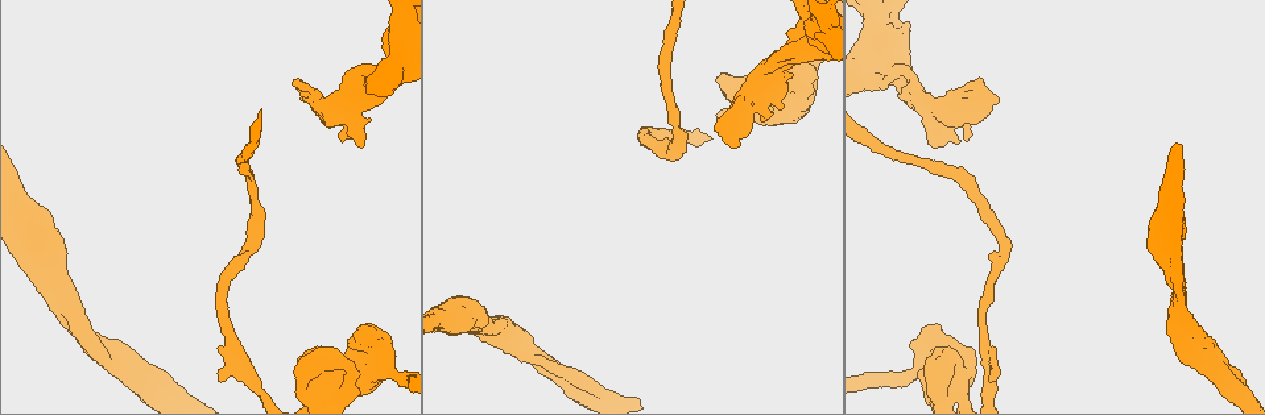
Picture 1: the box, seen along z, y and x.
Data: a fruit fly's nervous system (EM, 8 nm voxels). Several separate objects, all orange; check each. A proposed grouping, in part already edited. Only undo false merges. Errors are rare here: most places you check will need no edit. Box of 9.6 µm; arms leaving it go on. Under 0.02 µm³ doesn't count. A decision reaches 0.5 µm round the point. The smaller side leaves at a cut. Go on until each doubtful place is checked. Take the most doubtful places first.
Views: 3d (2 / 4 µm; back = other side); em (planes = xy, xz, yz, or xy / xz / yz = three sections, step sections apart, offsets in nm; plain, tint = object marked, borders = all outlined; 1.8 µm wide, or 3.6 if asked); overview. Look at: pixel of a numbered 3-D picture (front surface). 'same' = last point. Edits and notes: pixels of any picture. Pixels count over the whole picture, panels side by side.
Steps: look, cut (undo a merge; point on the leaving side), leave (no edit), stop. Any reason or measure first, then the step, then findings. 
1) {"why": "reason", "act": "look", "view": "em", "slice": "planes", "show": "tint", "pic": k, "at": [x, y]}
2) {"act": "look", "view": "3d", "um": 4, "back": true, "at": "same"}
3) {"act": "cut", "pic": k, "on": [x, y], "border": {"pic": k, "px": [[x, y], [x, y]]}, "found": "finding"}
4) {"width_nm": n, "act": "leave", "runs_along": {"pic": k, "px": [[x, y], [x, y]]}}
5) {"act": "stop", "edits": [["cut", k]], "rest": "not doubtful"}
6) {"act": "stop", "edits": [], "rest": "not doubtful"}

{"why": "calibre changes", "act": "look", "view": "3d", "um": 4, "pic": 1, "at": [892, 68]}

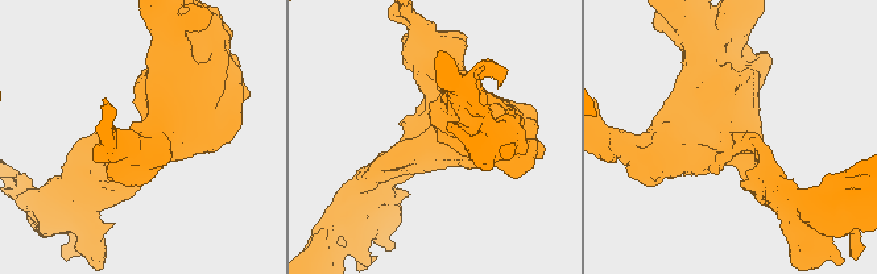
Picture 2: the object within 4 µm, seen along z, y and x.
{"act": "look", "view": "em", "um": 3.6, "slice": "planes", "show": "tint", "at": "same"}

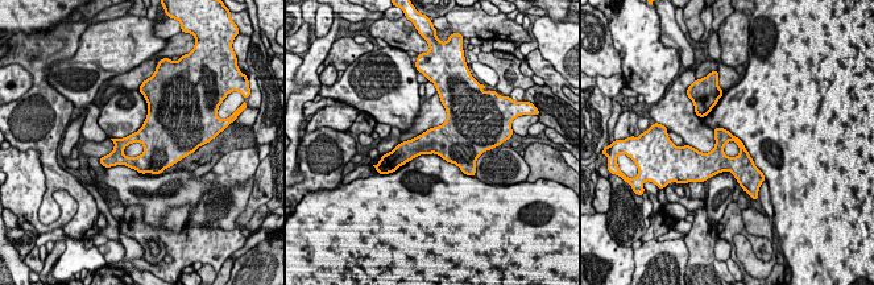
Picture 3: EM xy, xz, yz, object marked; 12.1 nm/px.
{"act": "leave", "runs_along": {"pic": 3, "px": [[692, 152], [705, 162], [752, 169]]}, "found": "continuous, no second neuron"}

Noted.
{"why": "abrupt turn", "act": "look", "view": "em", "um": 3.6, "slice": "planes", "show": "tint", "pic": 1, "at": [962, 102]}

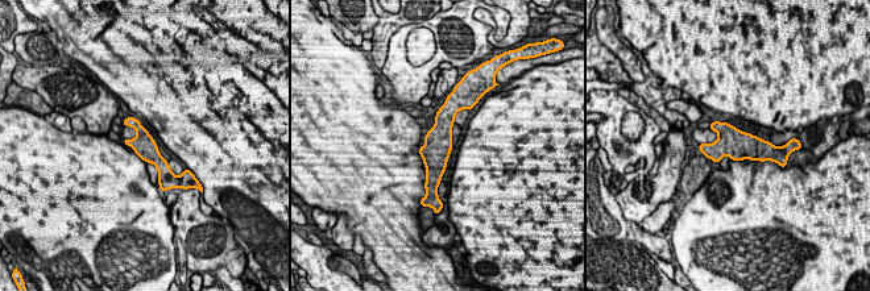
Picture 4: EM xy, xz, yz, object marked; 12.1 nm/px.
{"act": "leave", "runs_along": {"pic": 4, "px": [[446, 108], [430, 182]]}, "found": "all the same neuron"}

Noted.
{"why": "sudden change in width", "act": "look", "view": "em", "um": 3.6, "slice": "xz", "step": 8, "show": "tint", "pic": 1, "at": [345, 386]}

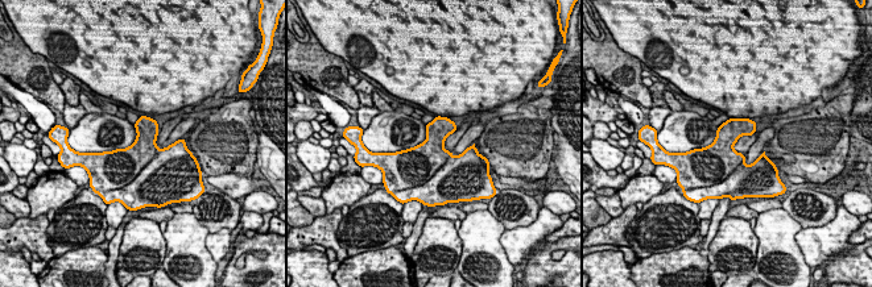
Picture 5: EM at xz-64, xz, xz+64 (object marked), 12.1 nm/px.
{"why": "another direction", "act": "look", "view": "em", "um": 3.6, "slice": "planes", "show": "tint", "at": "same"}

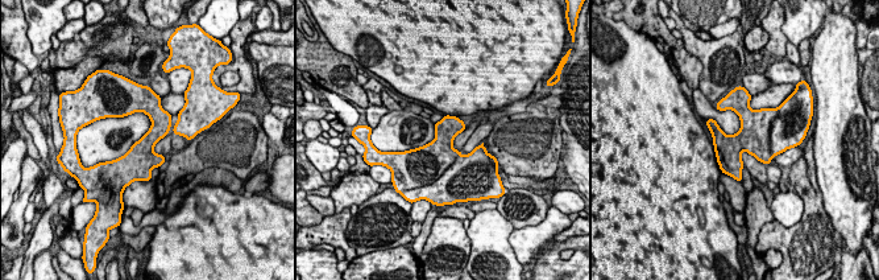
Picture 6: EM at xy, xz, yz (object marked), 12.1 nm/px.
{"act": "cut", "pic": 6, "on": [755, 124], "border": {"pic": 6, "px": [[776, 116], [770, 132], [772, 156]]}, "found": "two neurons meet here"}

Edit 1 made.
{"act": "stop", "edits": [["cut", 6]], "rest": "not doubtful"}

